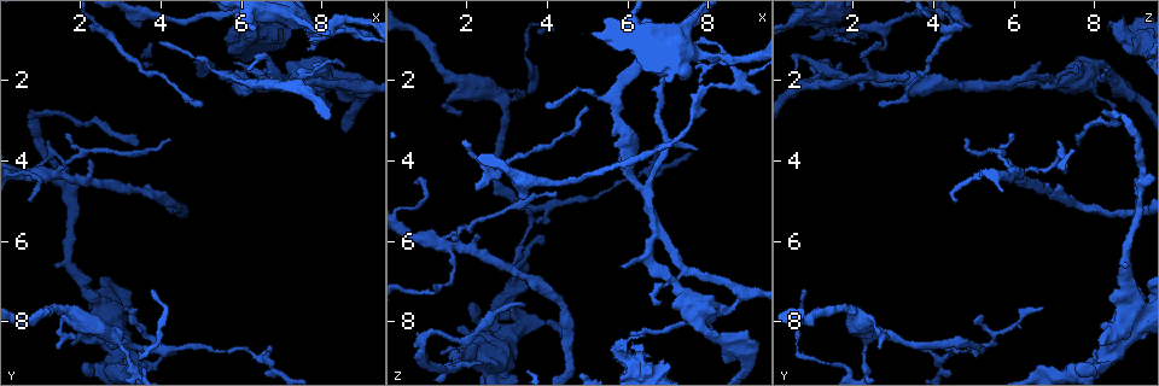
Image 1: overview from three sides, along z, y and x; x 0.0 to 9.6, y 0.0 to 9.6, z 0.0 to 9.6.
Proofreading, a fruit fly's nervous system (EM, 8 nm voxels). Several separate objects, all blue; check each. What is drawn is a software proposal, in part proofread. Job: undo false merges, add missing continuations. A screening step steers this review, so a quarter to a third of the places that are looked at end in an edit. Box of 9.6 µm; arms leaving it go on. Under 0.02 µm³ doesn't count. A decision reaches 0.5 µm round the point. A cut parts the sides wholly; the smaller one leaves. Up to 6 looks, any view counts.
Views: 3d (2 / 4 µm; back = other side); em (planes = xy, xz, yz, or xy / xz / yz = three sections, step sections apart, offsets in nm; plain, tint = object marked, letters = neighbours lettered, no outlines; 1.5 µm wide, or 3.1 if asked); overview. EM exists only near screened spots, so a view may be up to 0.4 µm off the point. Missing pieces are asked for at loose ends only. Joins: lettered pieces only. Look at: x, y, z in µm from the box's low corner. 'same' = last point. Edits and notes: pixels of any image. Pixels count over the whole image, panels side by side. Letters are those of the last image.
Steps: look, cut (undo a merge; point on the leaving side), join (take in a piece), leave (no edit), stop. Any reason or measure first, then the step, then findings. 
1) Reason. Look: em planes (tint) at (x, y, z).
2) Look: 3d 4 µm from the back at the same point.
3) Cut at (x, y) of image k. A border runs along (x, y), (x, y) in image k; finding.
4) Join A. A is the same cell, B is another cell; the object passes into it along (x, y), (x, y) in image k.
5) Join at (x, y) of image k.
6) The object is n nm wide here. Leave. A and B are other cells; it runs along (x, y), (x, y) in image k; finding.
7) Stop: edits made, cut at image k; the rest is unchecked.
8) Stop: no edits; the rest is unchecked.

Abrupt turn. Look: em xy step 4 (tint) at (8.80, 0.80, 2.00).

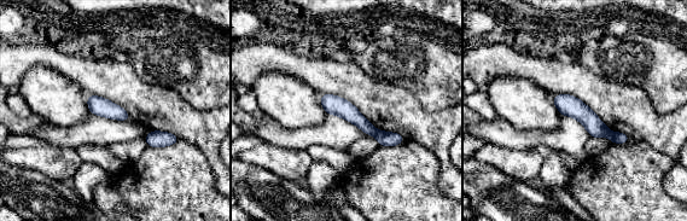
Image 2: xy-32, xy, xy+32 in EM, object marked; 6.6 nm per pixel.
What lies round it. Look: em xy step 4 (letters) at the same point.

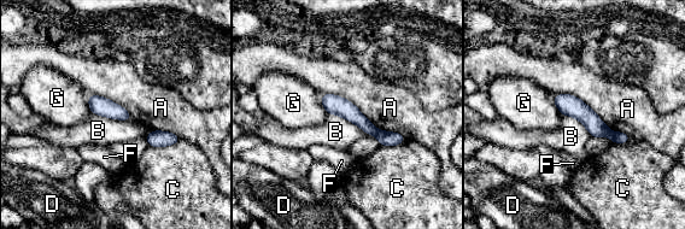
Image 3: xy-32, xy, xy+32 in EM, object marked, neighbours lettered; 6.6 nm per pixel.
The longest contact is with A, 650 nm. Cut at (347, 110) of image 3. A, B, C, D, F and G are other cells; a border runs along (378, 130), (374, 134) in image 3; two neurons meet here.

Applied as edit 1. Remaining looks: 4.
Look: overview.

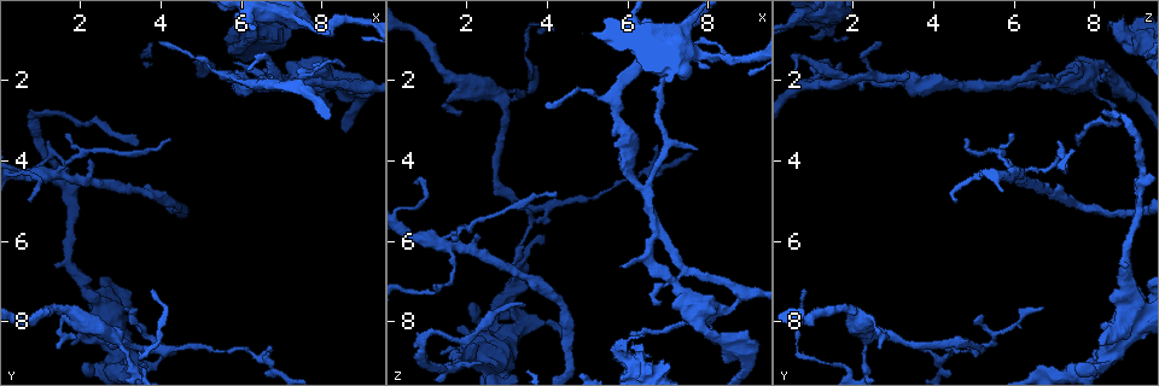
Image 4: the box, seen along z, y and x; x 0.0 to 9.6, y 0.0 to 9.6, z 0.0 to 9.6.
Closes a loop. Look: 3d 2 µm at (6.90, 2.05, 2.10).

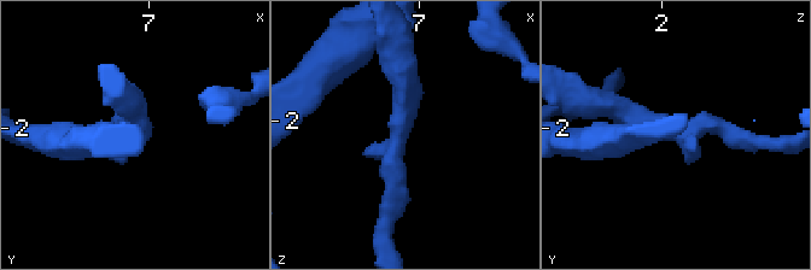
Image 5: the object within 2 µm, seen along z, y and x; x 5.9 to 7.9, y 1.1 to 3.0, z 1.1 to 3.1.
Look: em yz step 8 (tint) at (6.86, 2.04, 2.14).

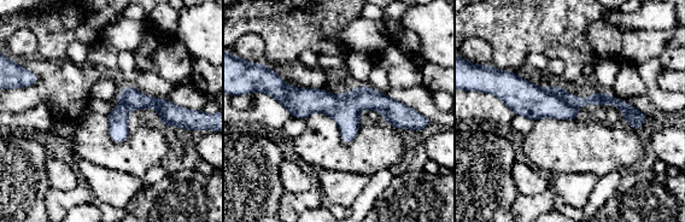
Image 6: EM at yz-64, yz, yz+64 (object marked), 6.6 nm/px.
Cut it another way. Look: em planes (letters) at the same point.

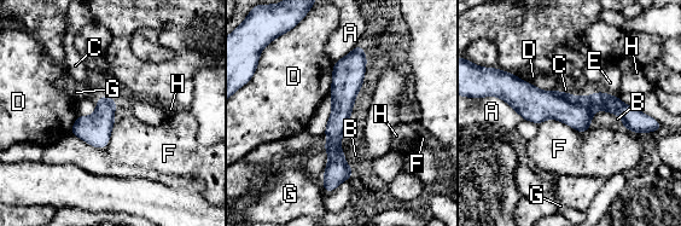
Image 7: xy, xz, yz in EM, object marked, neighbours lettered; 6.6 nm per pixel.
Leave. A, B, C, D, E, F, G and H are other cells; it runs along (505, 93), (612, 104), (646, 121) in image 7; one neuron here.

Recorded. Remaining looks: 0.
Stop: edits made, cut at image 3; the rest is unchecked.

